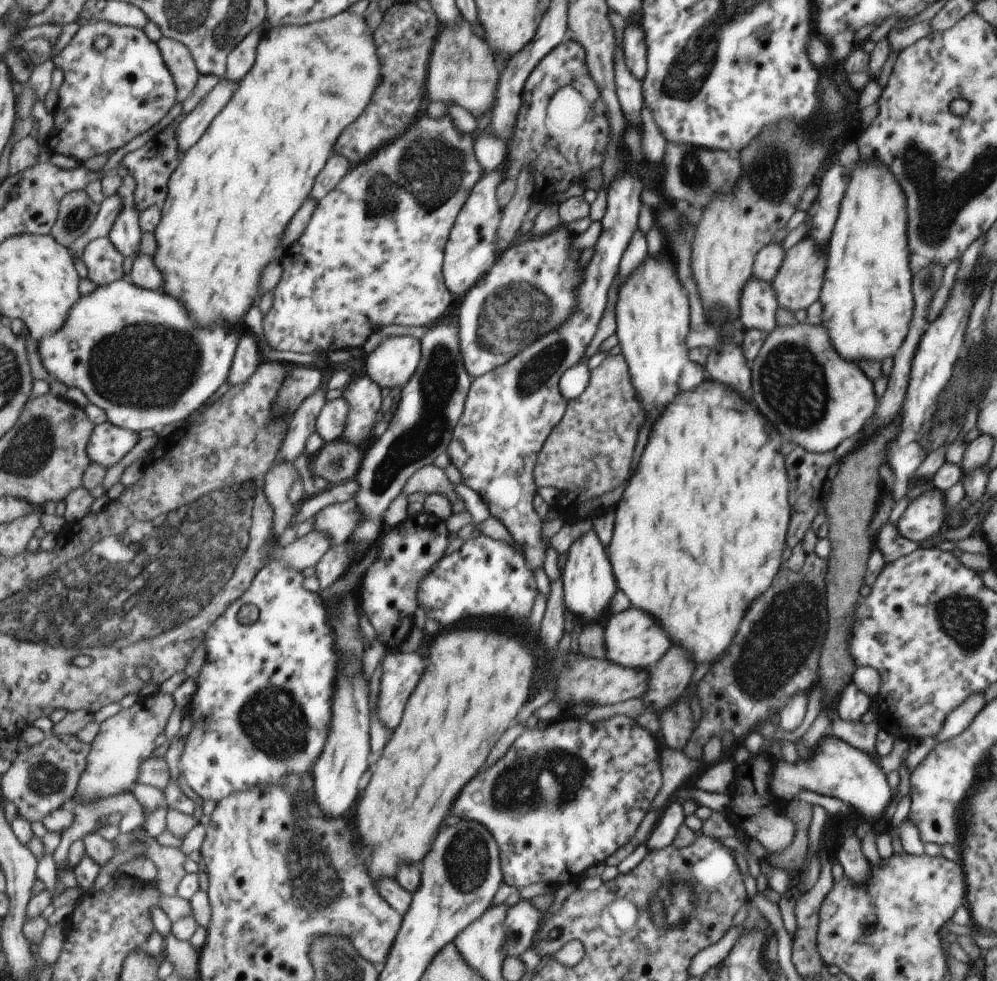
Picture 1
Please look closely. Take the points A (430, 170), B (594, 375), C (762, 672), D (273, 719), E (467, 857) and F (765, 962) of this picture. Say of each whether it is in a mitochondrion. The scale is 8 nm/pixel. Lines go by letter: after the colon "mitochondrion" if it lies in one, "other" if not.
A: mitochondrion
B: other
C: mitochondrion
D: mitochondrion
E: mitochondrion
F: other

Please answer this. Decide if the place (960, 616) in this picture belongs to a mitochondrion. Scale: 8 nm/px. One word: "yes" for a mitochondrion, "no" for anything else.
yes

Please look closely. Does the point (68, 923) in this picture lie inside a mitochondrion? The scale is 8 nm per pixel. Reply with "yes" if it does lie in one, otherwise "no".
no

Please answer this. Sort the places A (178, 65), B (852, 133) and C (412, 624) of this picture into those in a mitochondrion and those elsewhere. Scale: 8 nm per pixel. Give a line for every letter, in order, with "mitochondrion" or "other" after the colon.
A: other
B: other
C: other

